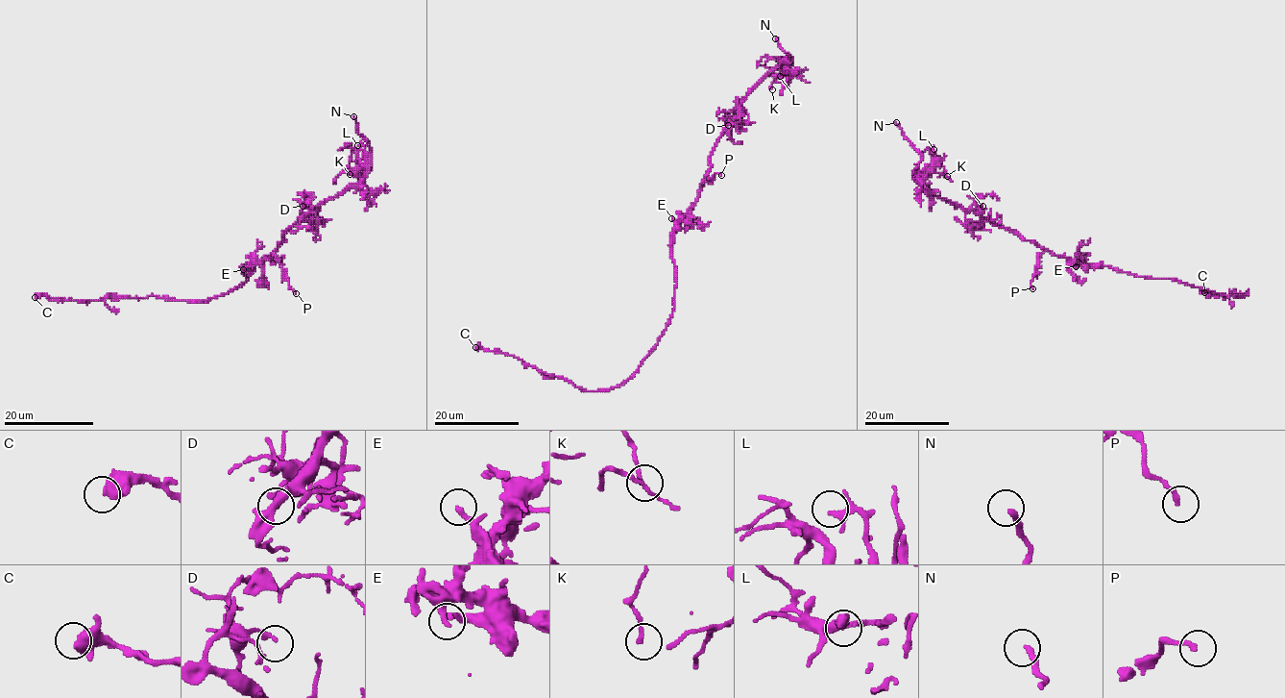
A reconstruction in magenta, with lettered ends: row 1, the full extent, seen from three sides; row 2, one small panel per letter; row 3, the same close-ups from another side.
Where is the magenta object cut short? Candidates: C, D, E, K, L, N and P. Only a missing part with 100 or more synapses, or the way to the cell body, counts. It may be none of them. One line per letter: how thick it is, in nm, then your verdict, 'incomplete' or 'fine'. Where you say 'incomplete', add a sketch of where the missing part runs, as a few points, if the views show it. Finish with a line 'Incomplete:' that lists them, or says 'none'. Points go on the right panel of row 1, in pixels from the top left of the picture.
C: 650 nm thick; fine
D: 200 nm thick; fine
E: 180 nm thick; fine
K: 150 nm thick; fine
L: 170 nm thick; fine
N: 220 nm thick; incomplete; missing branch runs (896, 122), (890, 119), (878, 23), (873, 11)
P: 190 nm thick; fine
Incomplete: N

